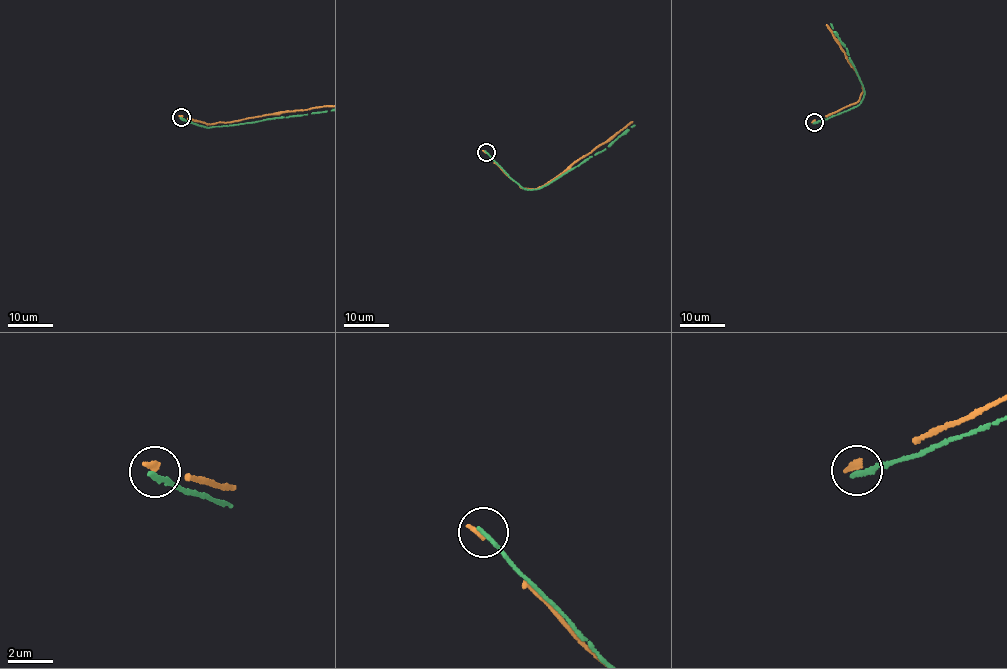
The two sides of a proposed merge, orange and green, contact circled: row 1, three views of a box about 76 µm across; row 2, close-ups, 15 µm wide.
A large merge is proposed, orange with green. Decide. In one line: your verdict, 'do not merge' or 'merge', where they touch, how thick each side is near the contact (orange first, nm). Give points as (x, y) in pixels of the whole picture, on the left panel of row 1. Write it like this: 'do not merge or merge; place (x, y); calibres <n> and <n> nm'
do not merge; place (181, 117); calibres 220 and 190 nm

